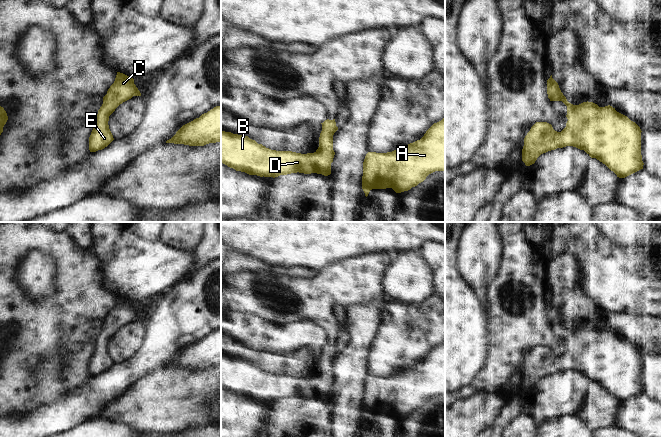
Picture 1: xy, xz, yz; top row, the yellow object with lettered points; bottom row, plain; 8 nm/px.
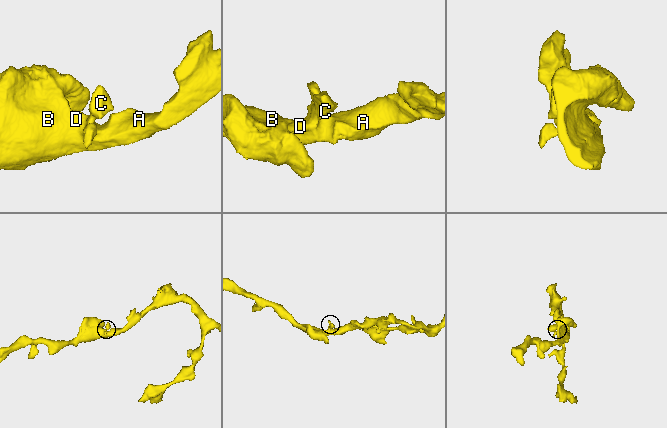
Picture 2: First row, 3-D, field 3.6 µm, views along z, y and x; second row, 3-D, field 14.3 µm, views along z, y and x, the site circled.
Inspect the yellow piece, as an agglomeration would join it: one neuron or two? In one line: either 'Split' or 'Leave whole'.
Leave whole.

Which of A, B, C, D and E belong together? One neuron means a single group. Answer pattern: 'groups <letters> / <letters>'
groups A B C D E

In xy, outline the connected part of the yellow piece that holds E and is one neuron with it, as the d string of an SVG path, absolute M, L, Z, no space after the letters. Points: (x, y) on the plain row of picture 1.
M117 296L115 305L103 321L103 328L95 341L95 351L89 361L90 376L102 374L114 364L108 349L109 340L120 328L133 320L141 320L134 303Z

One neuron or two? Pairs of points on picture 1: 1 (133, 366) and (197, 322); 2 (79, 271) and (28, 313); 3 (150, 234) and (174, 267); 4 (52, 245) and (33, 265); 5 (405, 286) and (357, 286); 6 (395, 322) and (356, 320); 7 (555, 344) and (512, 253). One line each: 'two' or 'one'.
1: one
2: one
3: two
4: two
5: two
6: two
7: one

